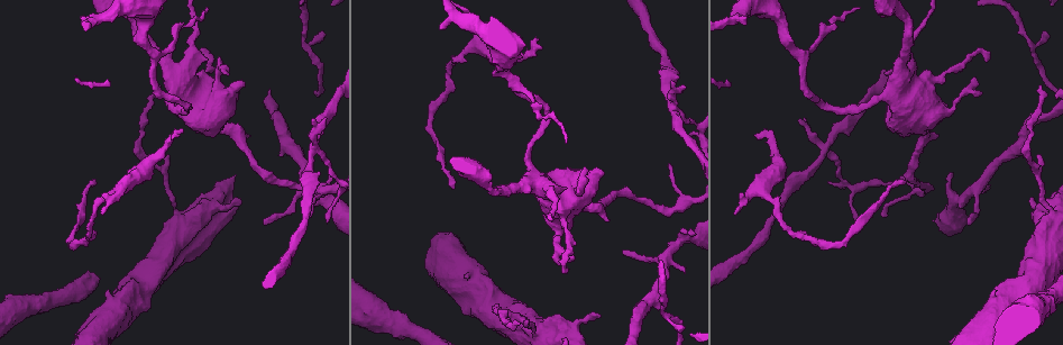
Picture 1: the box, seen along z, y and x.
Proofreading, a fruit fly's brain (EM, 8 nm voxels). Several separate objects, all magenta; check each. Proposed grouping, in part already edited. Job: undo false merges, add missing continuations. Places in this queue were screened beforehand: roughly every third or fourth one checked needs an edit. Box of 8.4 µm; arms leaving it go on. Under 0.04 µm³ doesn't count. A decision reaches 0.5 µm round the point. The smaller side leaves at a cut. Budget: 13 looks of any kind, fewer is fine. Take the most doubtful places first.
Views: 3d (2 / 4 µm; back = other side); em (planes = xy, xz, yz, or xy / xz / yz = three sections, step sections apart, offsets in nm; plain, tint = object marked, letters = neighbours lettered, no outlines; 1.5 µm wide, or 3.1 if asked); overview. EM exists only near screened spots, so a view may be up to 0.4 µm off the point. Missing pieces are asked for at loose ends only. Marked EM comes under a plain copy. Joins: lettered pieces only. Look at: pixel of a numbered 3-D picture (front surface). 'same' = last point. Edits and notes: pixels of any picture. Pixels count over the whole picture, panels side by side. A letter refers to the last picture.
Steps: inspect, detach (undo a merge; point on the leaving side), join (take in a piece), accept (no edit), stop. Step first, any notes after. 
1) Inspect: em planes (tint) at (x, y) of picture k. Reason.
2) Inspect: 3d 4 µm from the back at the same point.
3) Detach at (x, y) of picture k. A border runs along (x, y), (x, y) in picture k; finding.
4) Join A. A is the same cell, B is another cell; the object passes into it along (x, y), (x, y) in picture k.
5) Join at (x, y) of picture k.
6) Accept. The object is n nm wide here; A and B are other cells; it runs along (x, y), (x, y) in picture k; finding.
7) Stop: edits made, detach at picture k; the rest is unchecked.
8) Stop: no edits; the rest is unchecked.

Inspect: 3d 2 µm at (675, 107) of picture 1. Three arms meet.

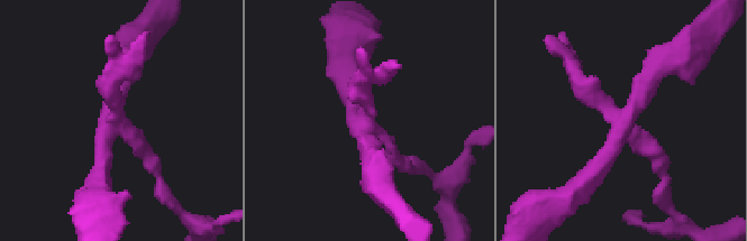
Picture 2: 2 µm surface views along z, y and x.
Inspect: em yz step 8 (tint) at (622, 123) of picture 2.

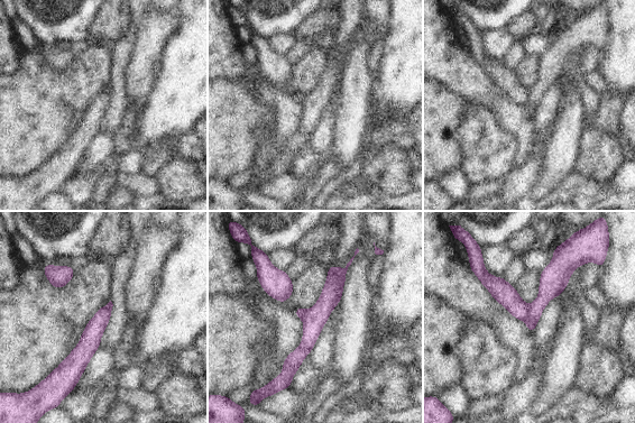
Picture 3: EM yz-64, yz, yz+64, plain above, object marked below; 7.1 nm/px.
Inspect: em planes (letters) at the same point.

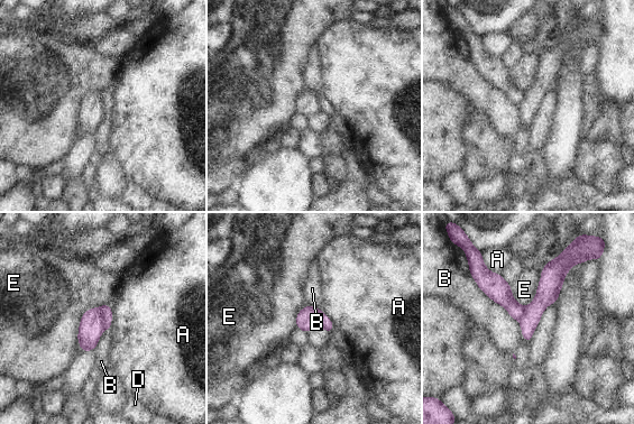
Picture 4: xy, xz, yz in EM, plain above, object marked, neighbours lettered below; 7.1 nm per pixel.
Detach at (306, 320) of picture 4. A, B, D and E are other cells; a border runs along (306, 306), (315, 314), (321, 326) in picture 4; two neurons meet here.

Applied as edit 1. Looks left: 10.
Inspect: em planes (letters) at (99, 201) of picture 1. Calibre changes.

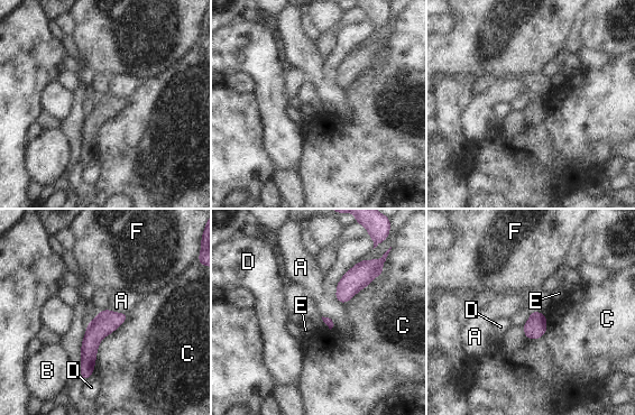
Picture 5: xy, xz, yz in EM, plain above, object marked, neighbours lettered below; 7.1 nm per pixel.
Accept. A, B, C, D, E and F are other cells; continuous, no second neuron.

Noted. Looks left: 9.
Inspect: 3d 4 µm at (538, 40) of picture 1. Thin end.

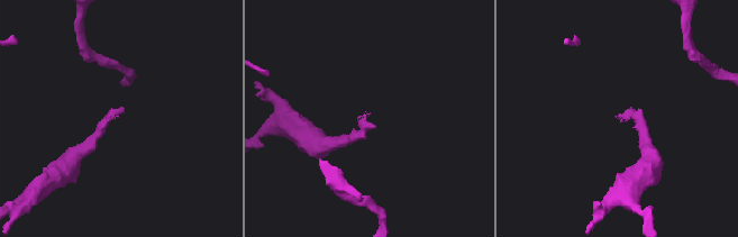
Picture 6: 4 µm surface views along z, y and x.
Inspect: em planes (letters) at (117, 117) of picture 6. Need the tissue.

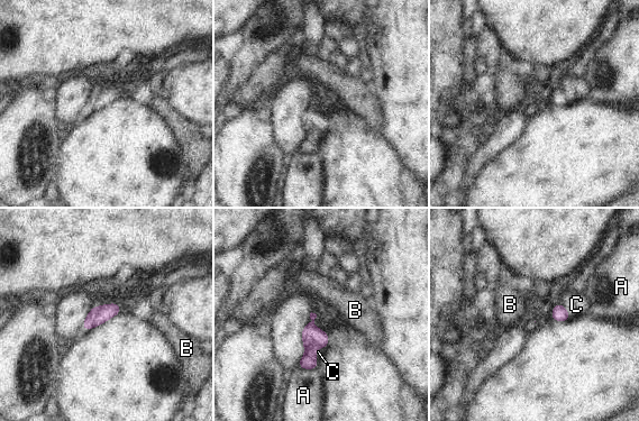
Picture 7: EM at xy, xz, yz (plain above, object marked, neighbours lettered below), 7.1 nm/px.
Join C. C is the same cell, A and B are other cells; the object passes into it along (559, 313), (566, 310), (576, 304) in picture 7; it goes on there.

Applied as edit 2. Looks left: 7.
Inspect: overview. Redraw.

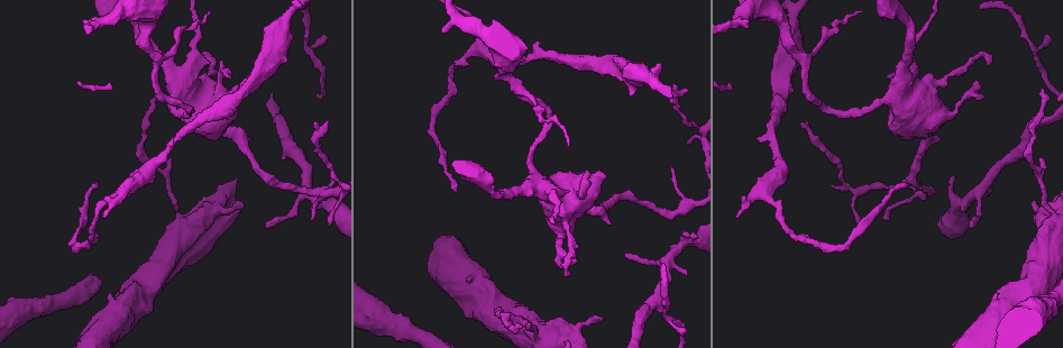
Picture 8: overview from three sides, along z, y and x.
Inspect: 3d 4 µm at (163, 89) of picture 8. End of a long branch.

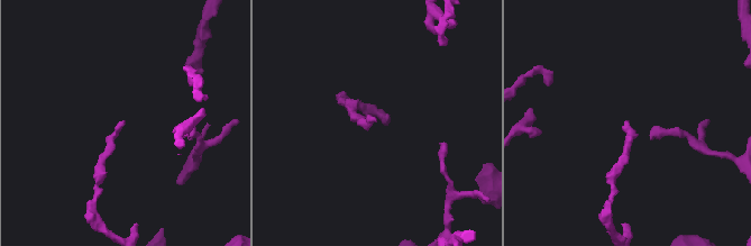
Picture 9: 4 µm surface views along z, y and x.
Inspect: em planes (letters) at (374, 119) of picture 9. Now the EM.

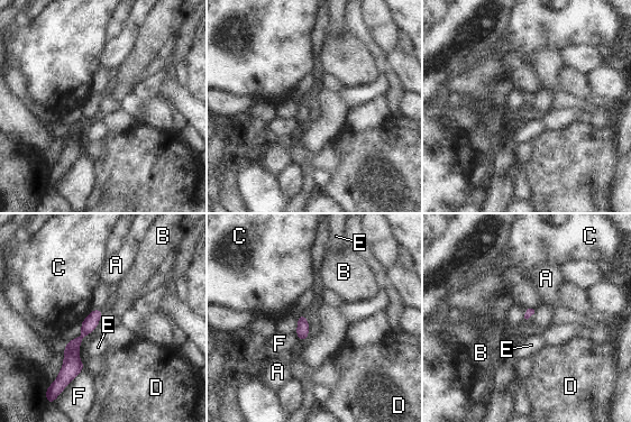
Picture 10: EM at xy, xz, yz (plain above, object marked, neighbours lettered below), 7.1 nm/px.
Accept. A, B, C, D, E and F are other cells; a border runs along (91, 310), (80, 324) in picture 10; no lettered piece goes on from it.

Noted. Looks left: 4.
Inspect: 3d 4 µm at (971, 225) of picture 8. Thin end.

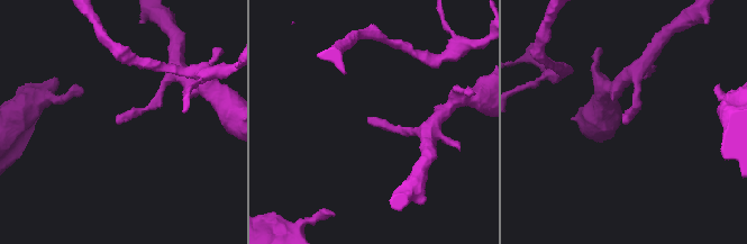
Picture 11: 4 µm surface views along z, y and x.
Inspect: em planes (letters) at (629, 120) of picture 11.

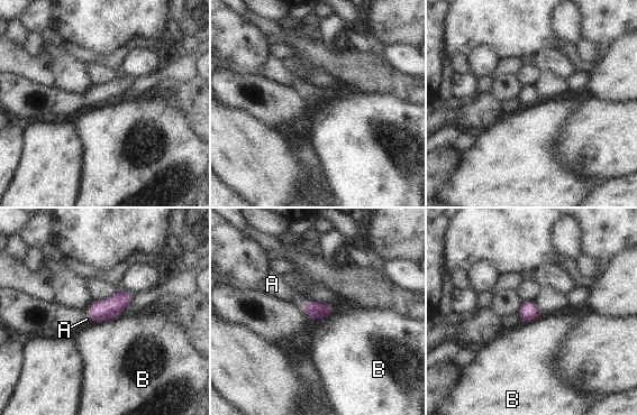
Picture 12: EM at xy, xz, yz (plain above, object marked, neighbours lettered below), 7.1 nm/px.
Join A. The longest contact is with B, 180 nm; A is the same cell, B is another cell; the neuron continues.

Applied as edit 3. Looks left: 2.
Stop: edits made, detach at picture 4, join at picture 7, join at picture 12; the rest is unchecked.

